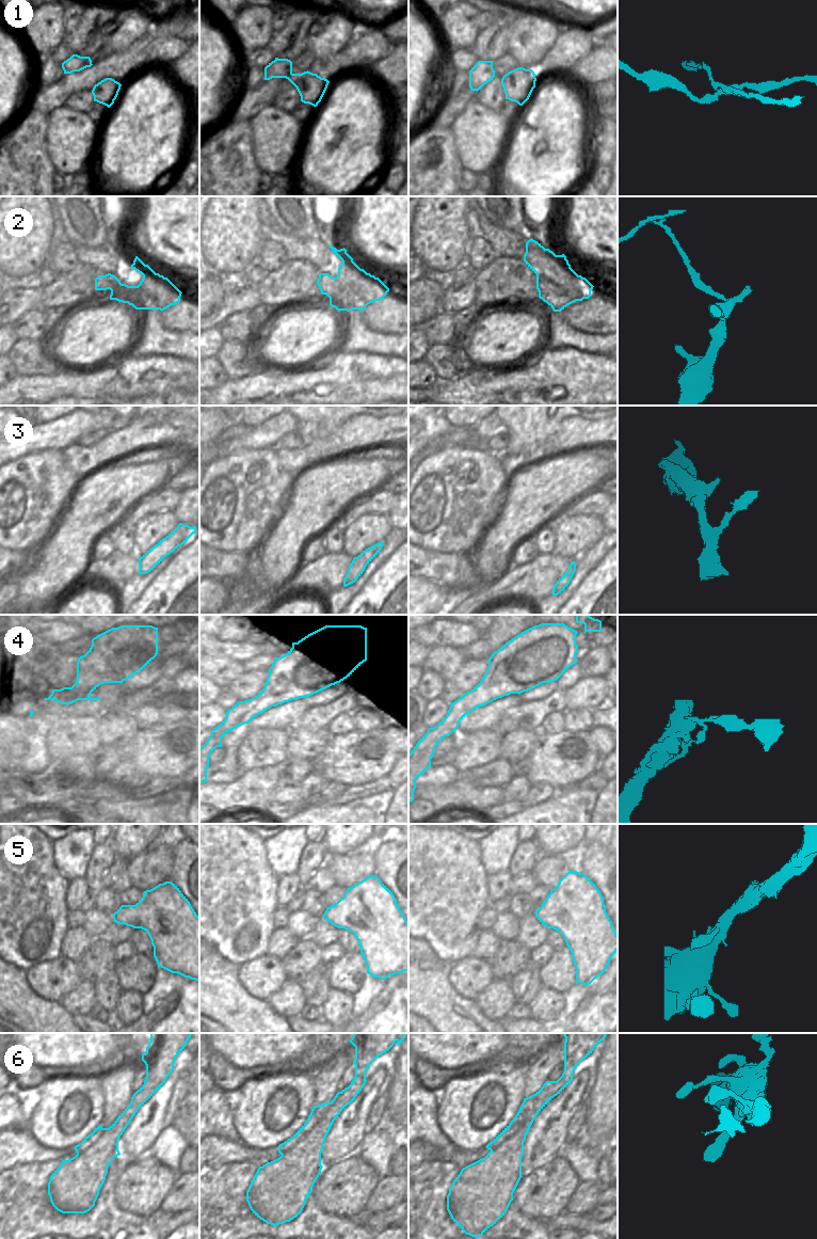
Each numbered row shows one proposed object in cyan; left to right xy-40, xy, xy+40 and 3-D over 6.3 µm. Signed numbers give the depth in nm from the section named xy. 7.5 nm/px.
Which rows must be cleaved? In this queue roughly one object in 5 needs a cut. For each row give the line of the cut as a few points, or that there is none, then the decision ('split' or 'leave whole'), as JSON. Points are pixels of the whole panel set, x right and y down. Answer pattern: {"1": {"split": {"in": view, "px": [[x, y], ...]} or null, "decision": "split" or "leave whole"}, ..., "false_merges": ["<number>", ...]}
{"1": {"split": {"in": "xy", "px": [[292, 74], [286, 78]]}, "decision": "split"}, "2": {"split": {"in": "xy+40", "px": [[537, 274], [541, 274], [563, 287], [576, 287], [583, 298]]}, "decision": "split"}, "3": {"split": null, "decision": "leave whole"}, "4": {"split": null, "decision": "leave whole"}, "5": {"split": null, "decision": "leave whole"}, "6": {"split": null, "decision": "leave whole"}, "false_merges": ["1", "2"]}

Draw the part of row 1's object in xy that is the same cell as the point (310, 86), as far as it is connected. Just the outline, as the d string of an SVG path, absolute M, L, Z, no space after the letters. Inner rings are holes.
M308 70L302 74L292 74L287 79L297 88L301 101L314 107L321 101L330 83L327 79Z

